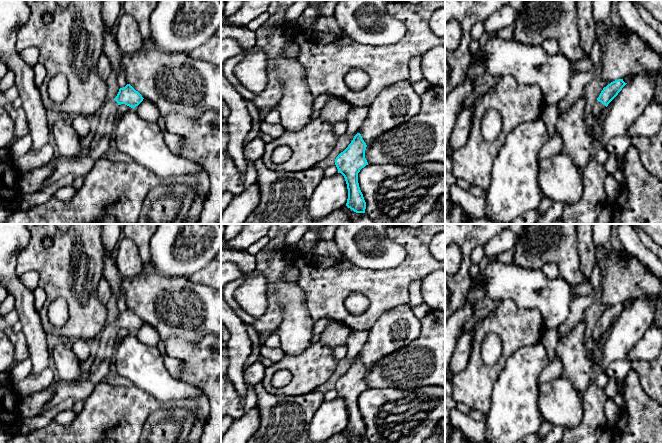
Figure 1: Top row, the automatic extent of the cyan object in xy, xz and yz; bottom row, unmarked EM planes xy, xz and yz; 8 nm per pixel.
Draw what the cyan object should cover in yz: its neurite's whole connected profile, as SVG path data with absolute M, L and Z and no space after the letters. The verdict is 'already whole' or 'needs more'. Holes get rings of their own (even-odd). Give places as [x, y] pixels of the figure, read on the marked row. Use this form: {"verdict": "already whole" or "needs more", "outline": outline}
{"verdict": "needs more", "outline": "M618 79L603 88L599 97L594 102L589 119L588 133L593 142L596 141L595 133L599 127L600 121L604 117L608 104L618 95L622 88L626 85L623 79Z"}

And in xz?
{"verdict": "already whole", "outline": "M357 133L348 147L335 159L338 173L341 173L346 181L348 199L346 206L356 213L365 213L366 202L358 183L358 173L368 165L365 158L366 143L360 133Z"}

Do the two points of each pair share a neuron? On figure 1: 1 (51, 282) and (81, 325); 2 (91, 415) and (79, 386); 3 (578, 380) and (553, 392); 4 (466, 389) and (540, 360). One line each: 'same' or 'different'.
1: same
2: different
3: different
4: different

